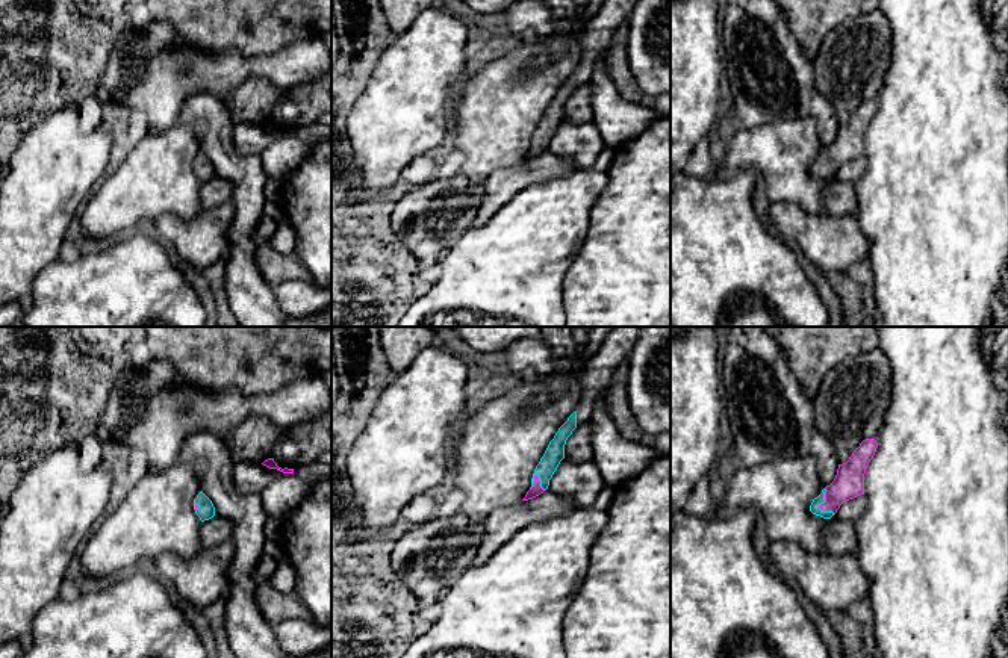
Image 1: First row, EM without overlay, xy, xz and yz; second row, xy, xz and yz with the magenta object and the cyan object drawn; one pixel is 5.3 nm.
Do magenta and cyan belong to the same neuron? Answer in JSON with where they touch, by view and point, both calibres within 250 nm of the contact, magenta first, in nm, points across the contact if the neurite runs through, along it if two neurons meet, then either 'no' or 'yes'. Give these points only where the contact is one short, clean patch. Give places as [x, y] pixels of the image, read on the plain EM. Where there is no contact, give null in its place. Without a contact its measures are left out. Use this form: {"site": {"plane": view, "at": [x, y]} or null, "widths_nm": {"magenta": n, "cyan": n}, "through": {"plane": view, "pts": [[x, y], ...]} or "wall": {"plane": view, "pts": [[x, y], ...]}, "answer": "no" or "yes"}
{"site": {"plane": "yz", "at": [819, 167]}, "widths_nm": {"magenta": 160, "cyan": 50}, "through": {"plane": "yz", "pts": [[849, 142], [819, 167], [815, 170]]}, "answer": "yes"}

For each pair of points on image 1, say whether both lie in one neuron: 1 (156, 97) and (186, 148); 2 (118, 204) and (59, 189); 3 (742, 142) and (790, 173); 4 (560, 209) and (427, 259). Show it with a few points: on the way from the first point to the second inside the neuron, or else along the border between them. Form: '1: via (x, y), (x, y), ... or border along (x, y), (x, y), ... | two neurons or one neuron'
1: border along (179, 120), (149, 135) | two neurons
2: border along (87, 200), (82, 204) | two neurons
3: via (754, 148), (766, 148), (778, 161) | one neuron
4: border along (471, 227), (447, 250), (438, 263) | two neurons

